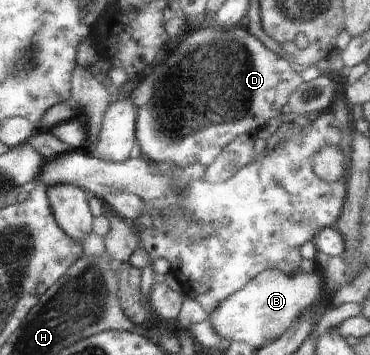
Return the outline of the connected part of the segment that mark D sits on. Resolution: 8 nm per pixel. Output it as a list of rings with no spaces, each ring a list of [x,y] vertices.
[[[240,24],[202,28],[184,35],[178,42],[182,42],[180,48],[170,54],[166,62],[151,66],[146,78],[133,88],[129,98],[136,106],[136,152],[151,163],[170,162],[178,168],[186,168],[190,164],[207,167],[224,150],[222,146],[210,148],[210,132],[218,136],[230,134],[226,142],[244,135],[256,138],[260,126],[282,113],[289,95],[304,81],[286,59],[266,48]]]

